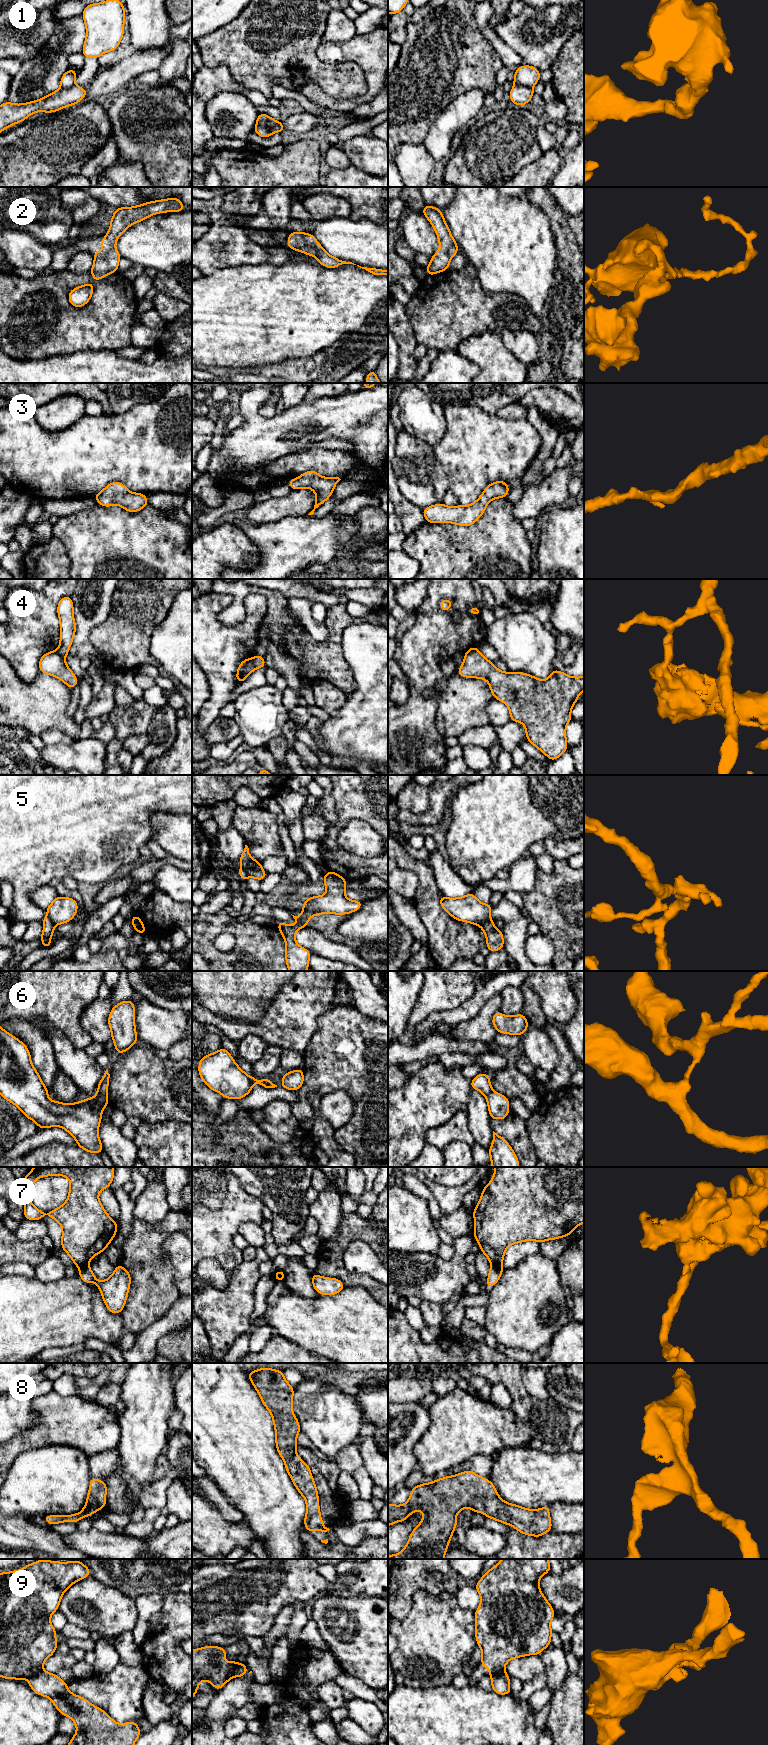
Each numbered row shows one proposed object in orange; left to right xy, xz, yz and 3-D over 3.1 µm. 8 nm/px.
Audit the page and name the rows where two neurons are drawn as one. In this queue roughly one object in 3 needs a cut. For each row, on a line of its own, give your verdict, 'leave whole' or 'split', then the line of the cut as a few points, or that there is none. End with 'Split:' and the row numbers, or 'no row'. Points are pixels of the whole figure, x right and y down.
1: split; cut xz (268, 116), (268, 128), (272, 133)
2: leave whole; cut none
3: leave whole; cut none
4: split; cut xz (252, 658), (256, 667)
5: split; cut yz (490, 918), (486, 919), (480, 926)
6: split; cut xy (98, 1092), (106, 1096)
7: split; cut yz (492, 1264), (501, 1266)
8: leave whole; cut none
9: split; cut xz (235, 1662), (232, 1676)
Split: 1, 4, 5, 6, 7, 9

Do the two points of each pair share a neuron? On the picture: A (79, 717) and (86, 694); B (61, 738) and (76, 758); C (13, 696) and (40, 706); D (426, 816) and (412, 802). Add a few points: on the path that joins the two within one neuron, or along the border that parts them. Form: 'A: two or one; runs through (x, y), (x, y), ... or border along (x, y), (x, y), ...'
A: one; runs through (80, 711), (84, 700)
B: two; border along (73, 740), (69, 743), (46, 745)
C: one; runs through (20, 703), (33, 706)
D: two; border along (428, 788), (429, 805), (423, 811), (400, 809)

